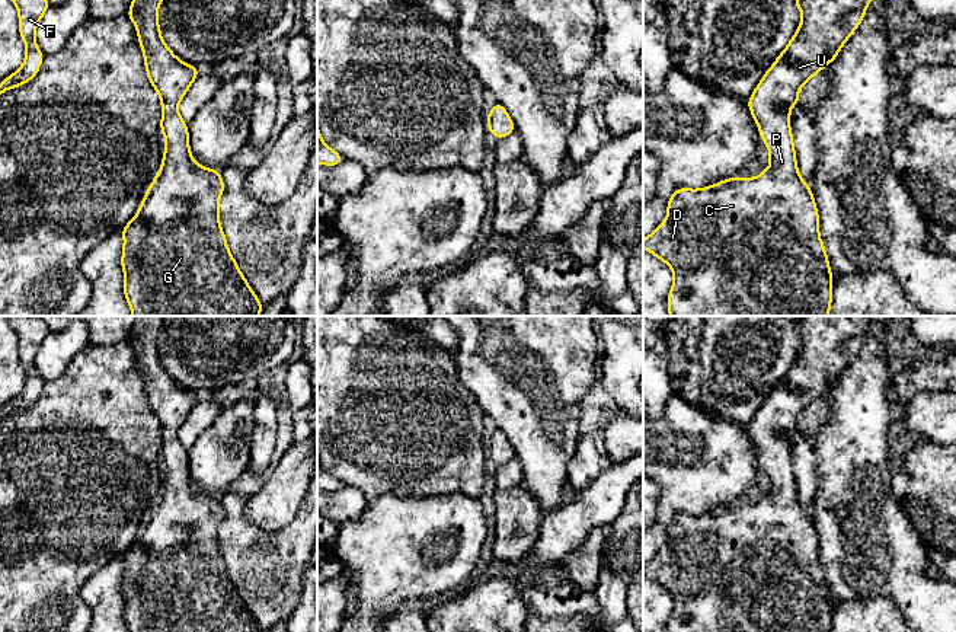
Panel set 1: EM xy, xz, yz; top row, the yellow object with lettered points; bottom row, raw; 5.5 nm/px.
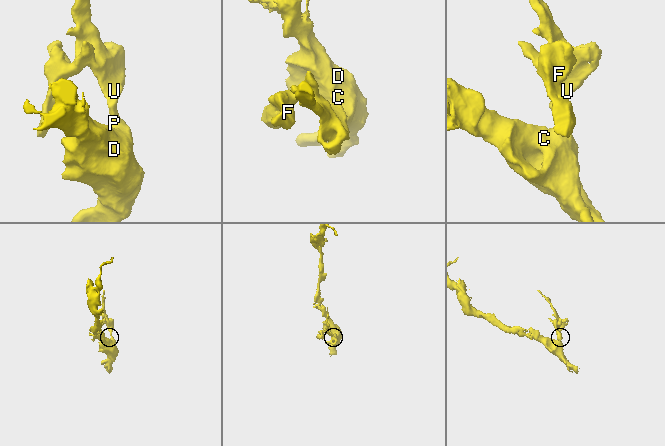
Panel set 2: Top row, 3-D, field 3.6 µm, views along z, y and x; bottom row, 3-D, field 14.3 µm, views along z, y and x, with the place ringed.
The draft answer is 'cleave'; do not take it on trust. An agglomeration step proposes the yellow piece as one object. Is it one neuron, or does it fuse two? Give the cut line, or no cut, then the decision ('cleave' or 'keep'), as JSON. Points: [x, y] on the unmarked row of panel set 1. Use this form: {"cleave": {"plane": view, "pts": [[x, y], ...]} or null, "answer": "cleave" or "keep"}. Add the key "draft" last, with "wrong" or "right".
{"cleave": null, "answer": "keep", "draft": "wrong"}

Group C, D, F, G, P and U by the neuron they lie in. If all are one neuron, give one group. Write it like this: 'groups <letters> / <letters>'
groups C D F G P U

